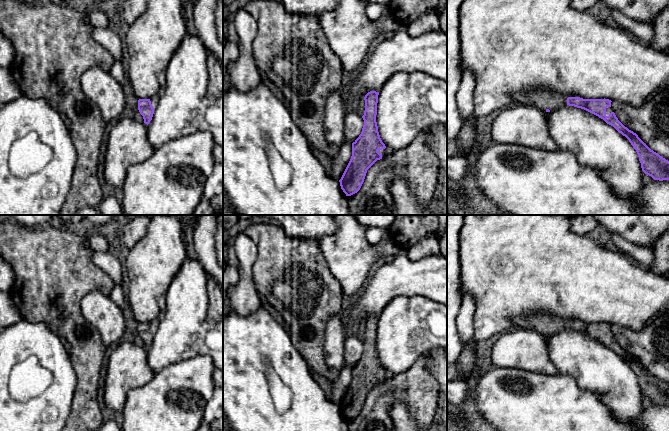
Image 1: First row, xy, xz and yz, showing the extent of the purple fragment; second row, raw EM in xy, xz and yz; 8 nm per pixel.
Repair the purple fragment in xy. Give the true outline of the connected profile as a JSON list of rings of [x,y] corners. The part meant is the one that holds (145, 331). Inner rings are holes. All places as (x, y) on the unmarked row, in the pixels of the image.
[[[160,318],[151,321],[150,323],[139,323],[138,324],[138,334],[143,340],[144,347],[149,348],[152,344],[154,334],[157,332],[157,329],[160,324]]]

